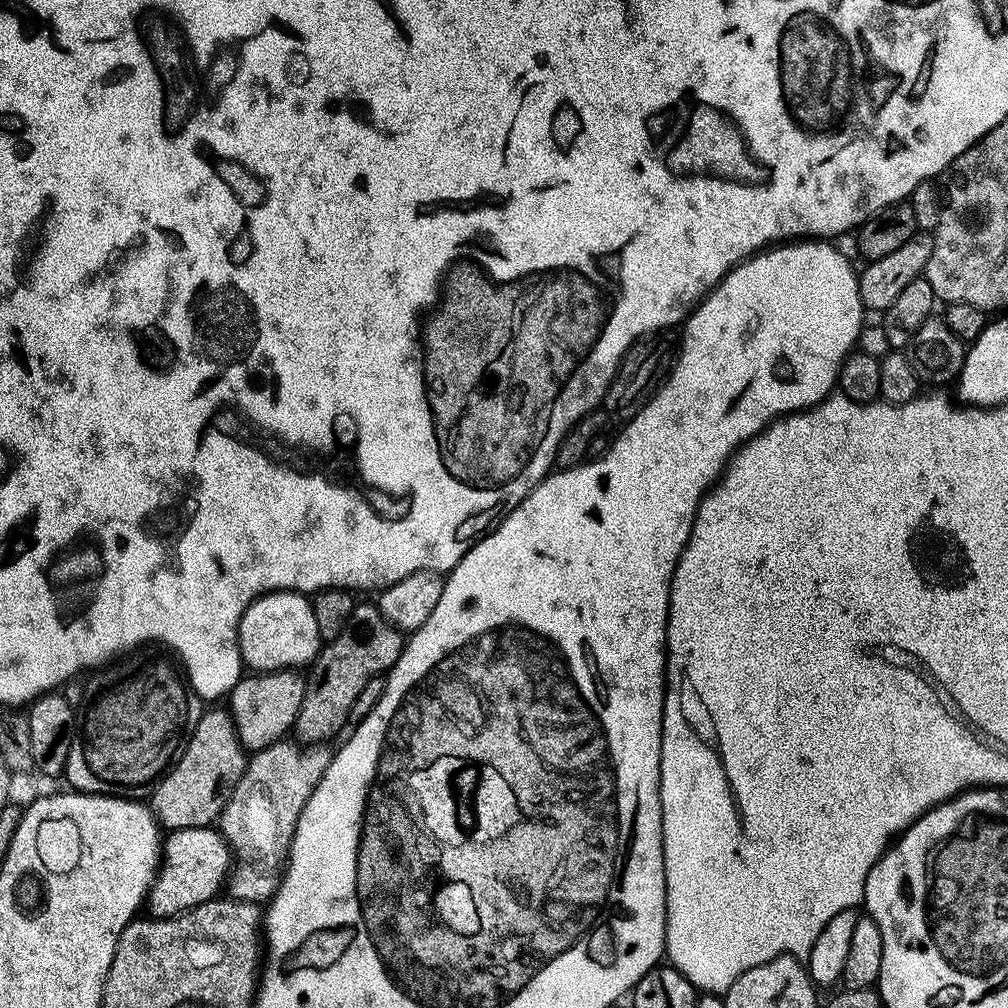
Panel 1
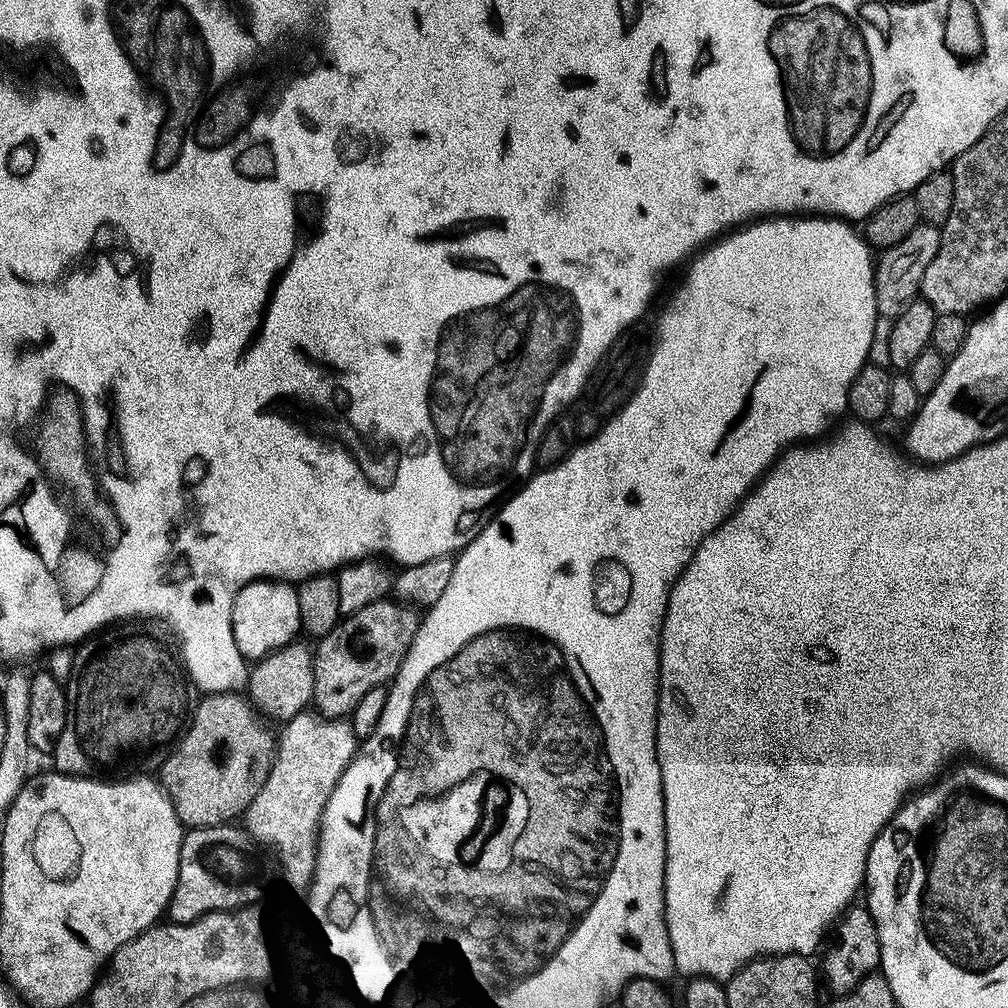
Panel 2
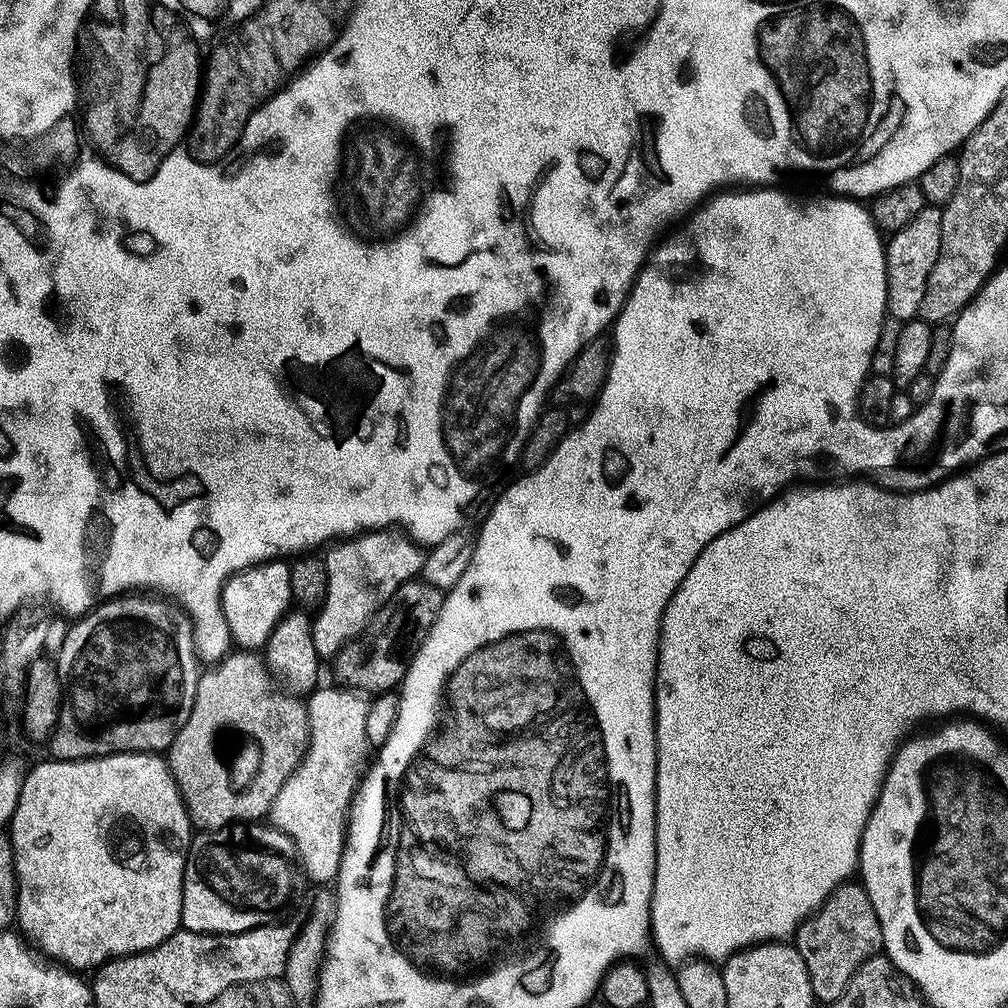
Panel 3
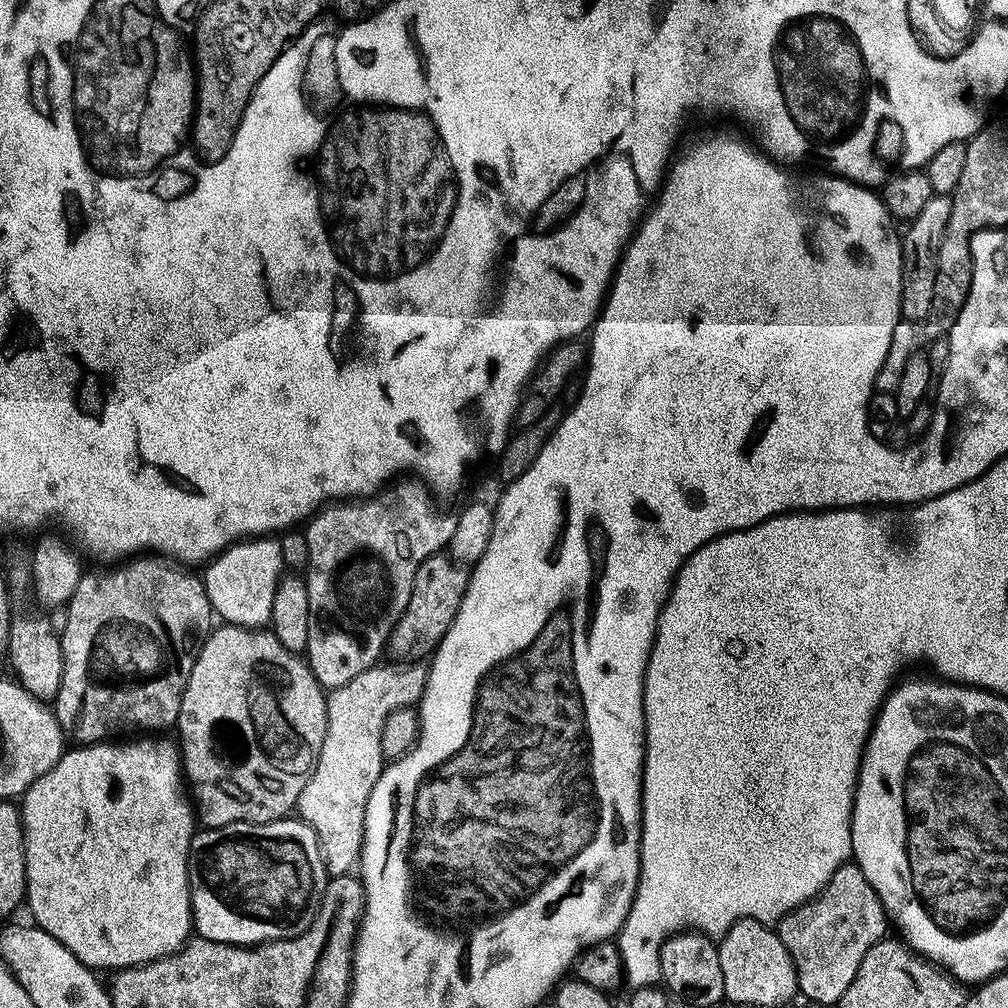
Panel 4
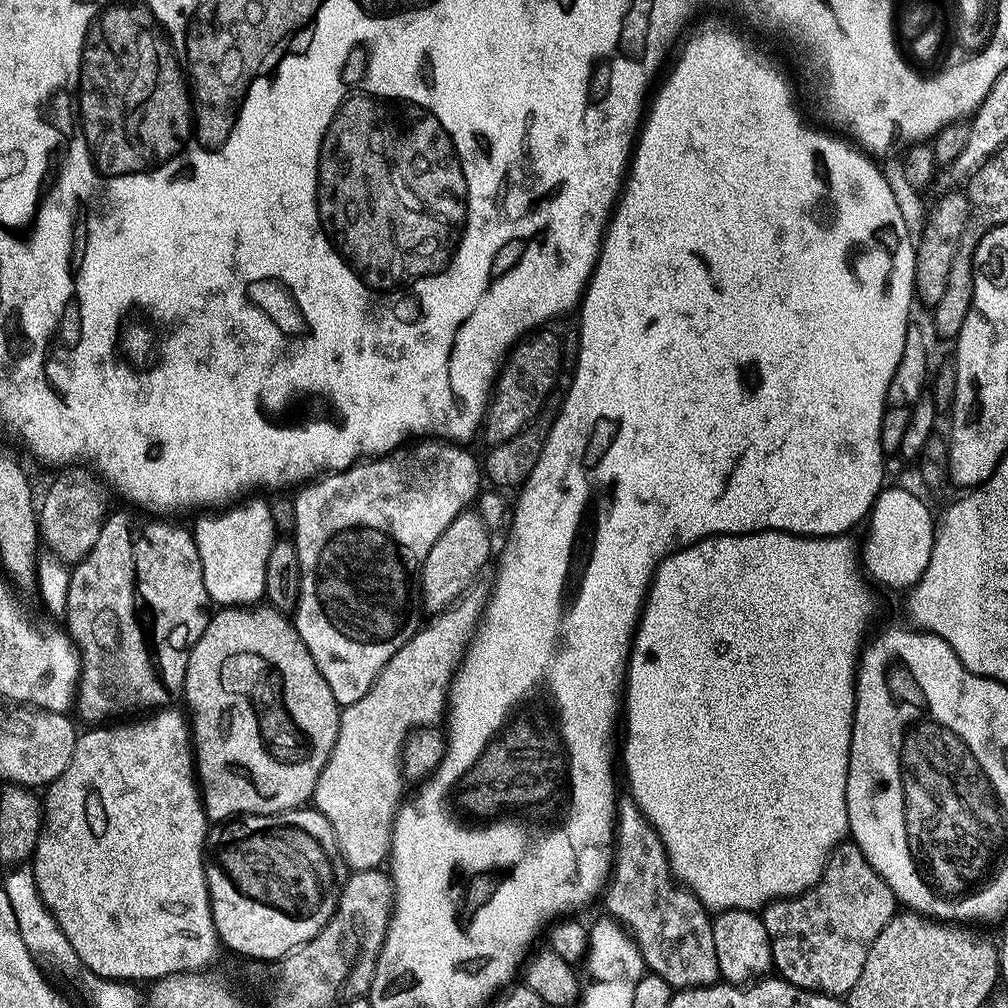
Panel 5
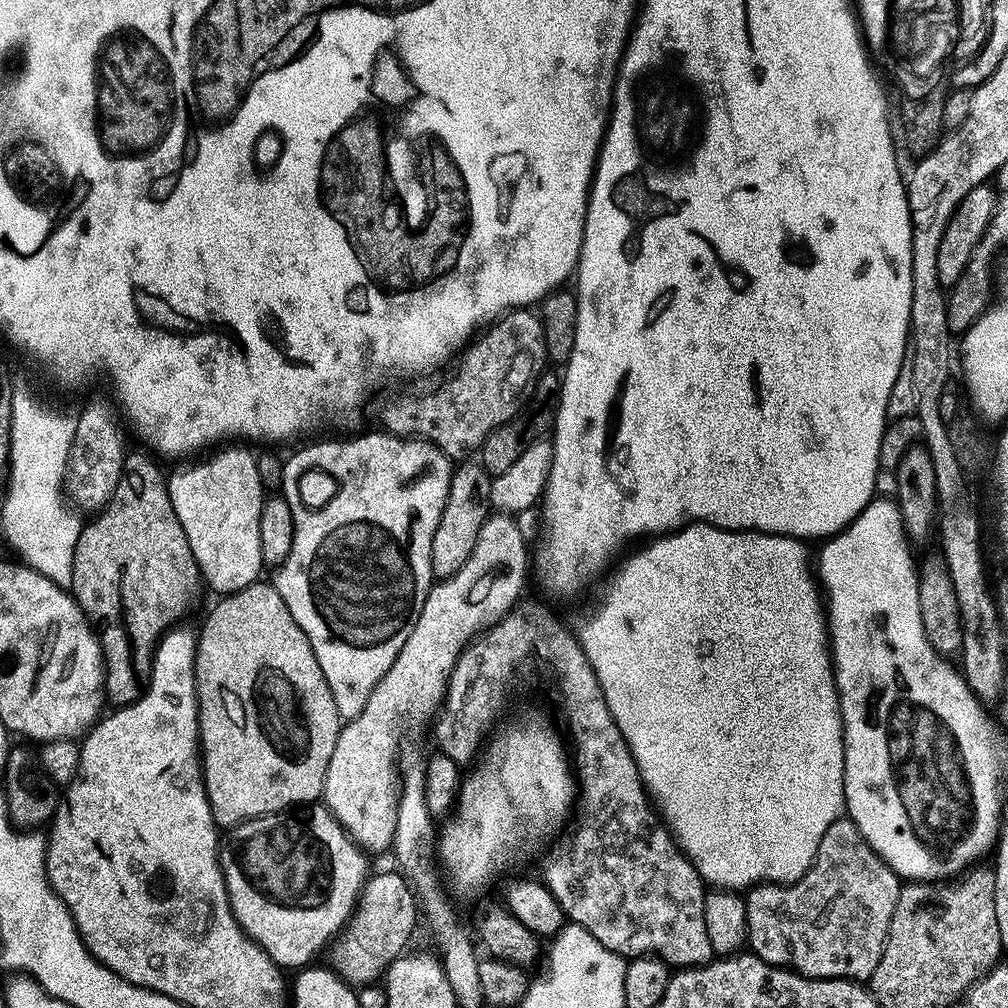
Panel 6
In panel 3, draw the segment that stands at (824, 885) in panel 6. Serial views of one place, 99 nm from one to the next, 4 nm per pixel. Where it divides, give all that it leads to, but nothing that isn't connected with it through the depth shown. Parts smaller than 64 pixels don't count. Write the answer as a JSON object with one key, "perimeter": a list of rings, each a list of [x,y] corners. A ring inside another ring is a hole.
{"perimeter":[[[845,882],[837,886],[824,900],[824,905],[807,916],[796,930],[794,946],[806,962],[806,974],[810,976],[812,995],[817,1001],[831,1002],[846,990],[850,978],[871,956],[881,955],[884,939],[878,914],[866,894],[863,883]]]}

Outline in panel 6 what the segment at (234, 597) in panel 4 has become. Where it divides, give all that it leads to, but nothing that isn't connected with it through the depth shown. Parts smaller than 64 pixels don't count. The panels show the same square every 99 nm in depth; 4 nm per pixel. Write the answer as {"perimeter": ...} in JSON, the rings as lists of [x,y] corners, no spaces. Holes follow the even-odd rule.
{"perimeter":[[[224,446],[221,452],[213,454],[209,460],[200,460],[197,464],[188,464],[185,468],[180,468],[171,477],[167,477],[166,485],[168,487],[168,497],[174,506],[174,514],[178,514],[178,522],[182,526],[182,530],[186,534],[186,538],[190,542],[190,550],[194,554],[197,566],[200,567],[200,574],[205,585],[208,584],[214,591],[220,592],[216,594],[227,594],[237,592],[246,586],[257,583],[261,579],[260,571],[266,568],[264,559],[262,558],[262,538],[260,537],[260,515],[264,509],[264,501],[266,493],[264,493],[264,484],[260,481],[260,468],[256,465],[256,460],[244,448],[228,448],[232,446]]]}

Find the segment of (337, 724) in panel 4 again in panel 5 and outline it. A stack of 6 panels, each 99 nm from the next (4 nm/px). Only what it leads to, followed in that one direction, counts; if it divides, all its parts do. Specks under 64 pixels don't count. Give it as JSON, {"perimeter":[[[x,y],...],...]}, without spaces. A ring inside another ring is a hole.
{"perimeter":[[[468,594],[463,597],[455,606],[448,608],[445,612],[437,612],[431,617],[432,620],[423,625],[412,638],[406,642],[406,646],[402,646],[402,650],[398,650],[394,654],[394,658],[390,658],[390,662],[386,662],[386,666],[378,674],[376,681],[370,686],[370,690],[366,690],[366,694],[362,694],[362,698],[358,698],[358,702],[347,705],[341,711],[340,725],[338,726],[338,738],[334,742],[334,750],[330,754],[330,758],[326,762],[326,766],[322,770],[322,774],[316,783],[316,794],[314,797],[314,807],[326,818],[326,822],[330,822],[330,826],[336,835],[336,841],[340,847],[340,853],[344,859],[345,865],[352,872],[361,872],[362,870],[370,870],[371,868],[380,868],[381,865],[389,859],[390,849],[392,847],[392,822],[396,819],[396,810],[402,803],[402,795],[400,796],[400,772],[402,776],[402,765],[400,763],[400,751],[404,748],[404,742],[408,739],[409,732],[413,732],[416,728],[427,728],[436,726],[445,719],[446,705],[448,702],[448,686],[452,683],[452,677],[456,674],[456,669],[460,666],[460,658],[464,655],[464,649],[468,647],[469,640],[476,630],[477,624],[480,622],[481,615],[486,607],[483,599]]]}

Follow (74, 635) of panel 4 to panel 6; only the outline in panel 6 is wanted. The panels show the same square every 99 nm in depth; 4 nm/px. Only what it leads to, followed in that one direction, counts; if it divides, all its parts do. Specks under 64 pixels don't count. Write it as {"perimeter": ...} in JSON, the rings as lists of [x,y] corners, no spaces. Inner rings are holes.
{"perimeter":[[[129,451],[125,455],[124,472],[120,475],[118,486],[103,507],[93,515],[97,516],[92,522],[85,523],[80,529],[72,563],[70,591],[85,616],[93,625],[98,626],[100,649],[104,655],[104,694],[107,703],[112,706],[133,704],[140,699],[142,680],[136,677],[136,652],[147,657],[161,635],[177,622],[183,621],[180,619],[188,603],[195,598],[196,591],[202,588],[200,567],[196,564],[190,542],[178,522],[178,514],[174,514],[165,477],[160,477],[155,462],[151,460],[153,457],[140,452]],[[132,640],[140,640],[136,648]]]}

